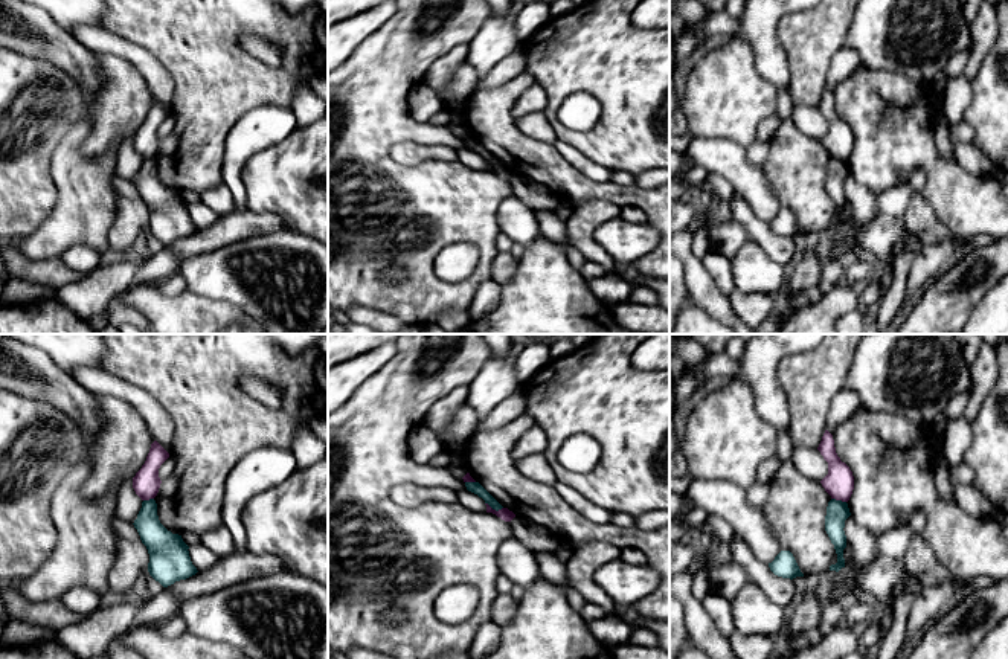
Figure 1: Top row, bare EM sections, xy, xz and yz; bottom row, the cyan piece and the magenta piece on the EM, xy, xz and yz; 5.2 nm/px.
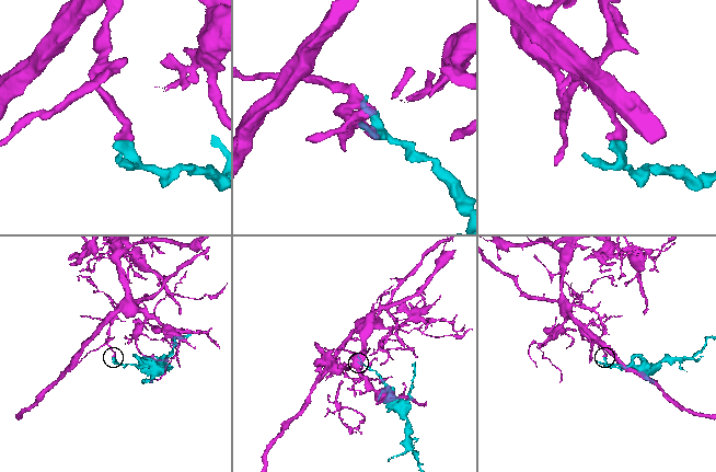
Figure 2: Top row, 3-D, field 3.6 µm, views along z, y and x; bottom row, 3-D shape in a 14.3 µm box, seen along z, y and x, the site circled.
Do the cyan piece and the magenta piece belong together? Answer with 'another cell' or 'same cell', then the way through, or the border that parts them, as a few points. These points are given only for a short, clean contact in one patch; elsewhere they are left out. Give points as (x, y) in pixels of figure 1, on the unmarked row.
another cell; border xz (485, 160), (496, 168), (502, 167)

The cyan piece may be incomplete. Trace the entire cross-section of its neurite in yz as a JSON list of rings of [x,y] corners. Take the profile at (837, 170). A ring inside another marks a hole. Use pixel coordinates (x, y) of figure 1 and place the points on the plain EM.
[[[831,157],[827,165],[825,189],[834,203],[837,221],[830,224],[830,229],[839,230],[845,226],[843,207],[846,206],[845,178],[851,174],[848,162]]]

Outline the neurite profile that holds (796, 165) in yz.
[[[788,117],[769,140],[769,157],[761,166],[773,197],[790,209],[804,233],[820,235],[836,211],[825,189],[831,154],[820,139],[804,134]]]

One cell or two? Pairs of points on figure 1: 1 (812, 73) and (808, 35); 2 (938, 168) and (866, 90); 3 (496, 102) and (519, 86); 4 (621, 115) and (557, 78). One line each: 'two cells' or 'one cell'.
1: one cell
2: one cell
3: one cell
4: one cell

